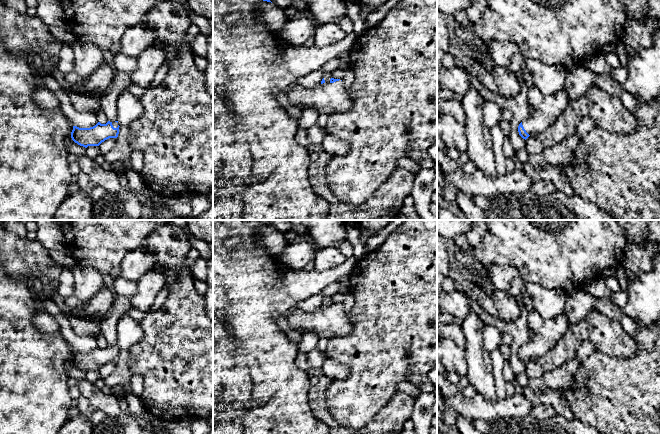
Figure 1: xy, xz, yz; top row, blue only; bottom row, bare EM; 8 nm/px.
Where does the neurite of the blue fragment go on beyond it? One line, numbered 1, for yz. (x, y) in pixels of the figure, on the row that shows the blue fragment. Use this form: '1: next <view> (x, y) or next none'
1: next yz (547, 109)

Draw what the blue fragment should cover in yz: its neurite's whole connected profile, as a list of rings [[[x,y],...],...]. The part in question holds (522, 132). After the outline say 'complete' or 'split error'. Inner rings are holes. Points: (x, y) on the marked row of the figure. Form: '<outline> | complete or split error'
[[[536,86],[529,88],[528,104],[533,112],[519,124],[519,135],[526,140],[531,134],[548,129],[561,116],[569,101],[564,88],[551,95],[543,95]]] | split error

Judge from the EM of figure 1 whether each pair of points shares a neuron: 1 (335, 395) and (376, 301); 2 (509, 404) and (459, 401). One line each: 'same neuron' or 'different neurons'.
1: same neuron
2: same neuron

